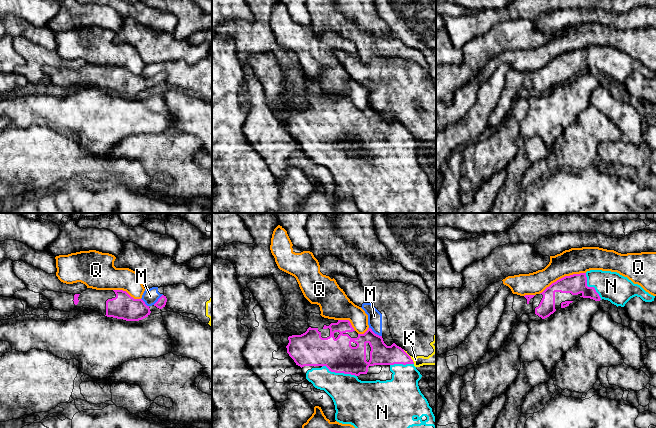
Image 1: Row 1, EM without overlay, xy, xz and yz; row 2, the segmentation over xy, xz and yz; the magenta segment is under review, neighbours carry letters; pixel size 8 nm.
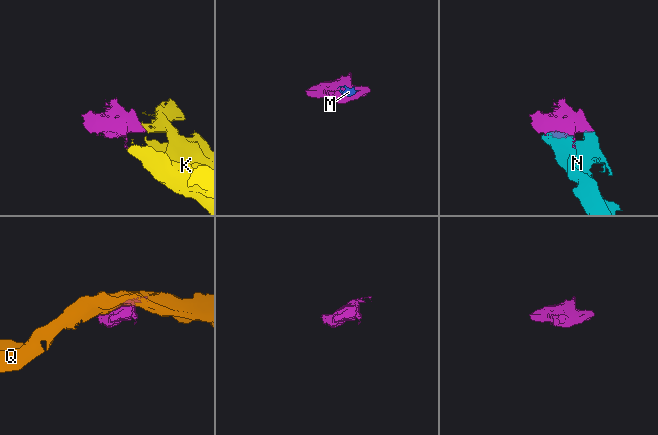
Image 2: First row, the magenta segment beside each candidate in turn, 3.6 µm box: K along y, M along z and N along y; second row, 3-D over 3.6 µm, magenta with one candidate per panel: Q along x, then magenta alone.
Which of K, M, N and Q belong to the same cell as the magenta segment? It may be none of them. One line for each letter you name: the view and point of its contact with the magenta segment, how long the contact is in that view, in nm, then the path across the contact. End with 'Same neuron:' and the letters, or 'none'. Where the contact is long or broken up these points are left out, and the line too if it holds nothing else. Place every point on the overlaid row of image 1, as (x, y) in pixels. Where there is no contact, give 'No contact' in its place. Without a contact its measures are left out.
N: Touches magenta at xz (339, 372). Shared border 300 nm
Same neuron: N

